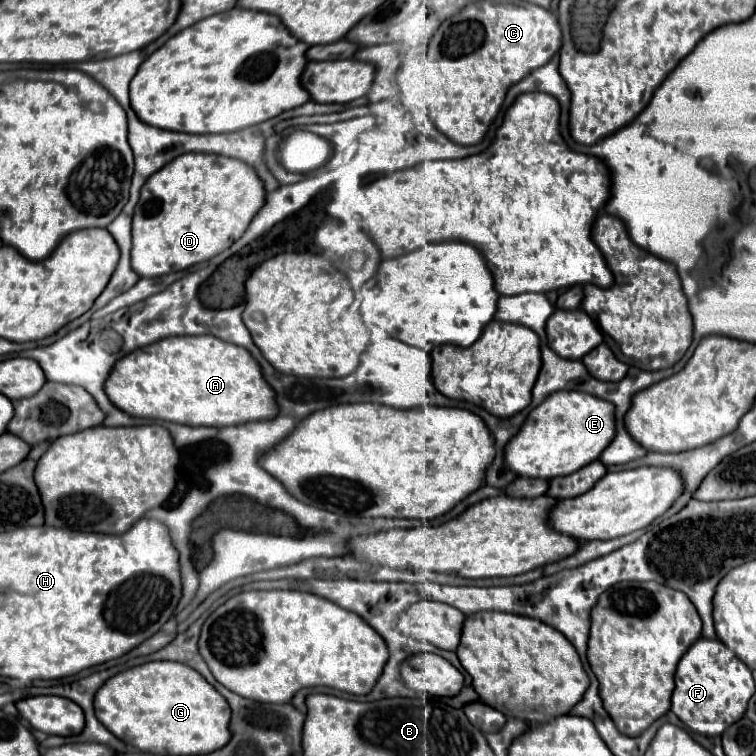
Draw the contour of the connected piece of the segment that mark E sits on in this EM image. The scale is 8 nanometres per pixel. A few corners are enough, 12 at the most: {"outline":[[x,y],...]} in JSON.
{"outline":[[561,390],[505,448],[517,476],[551,480],[599,460],[611,402]]}

